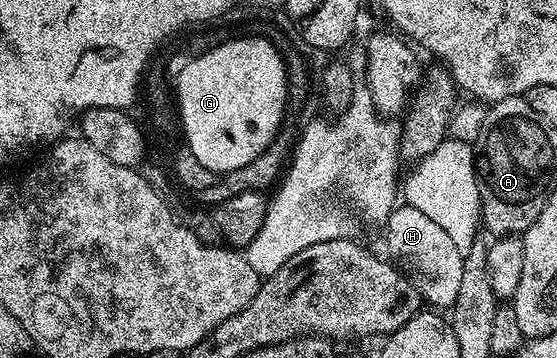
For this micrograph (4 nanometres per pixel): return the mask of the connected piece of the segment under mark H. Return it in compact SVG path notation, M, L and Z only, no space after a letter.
M403 203L396 206L385 220L385 241L388 254L402 267L422 300L434 308L452 308L459 295L463 278L464 256L459 253L452 238L438 224L414 206Z

